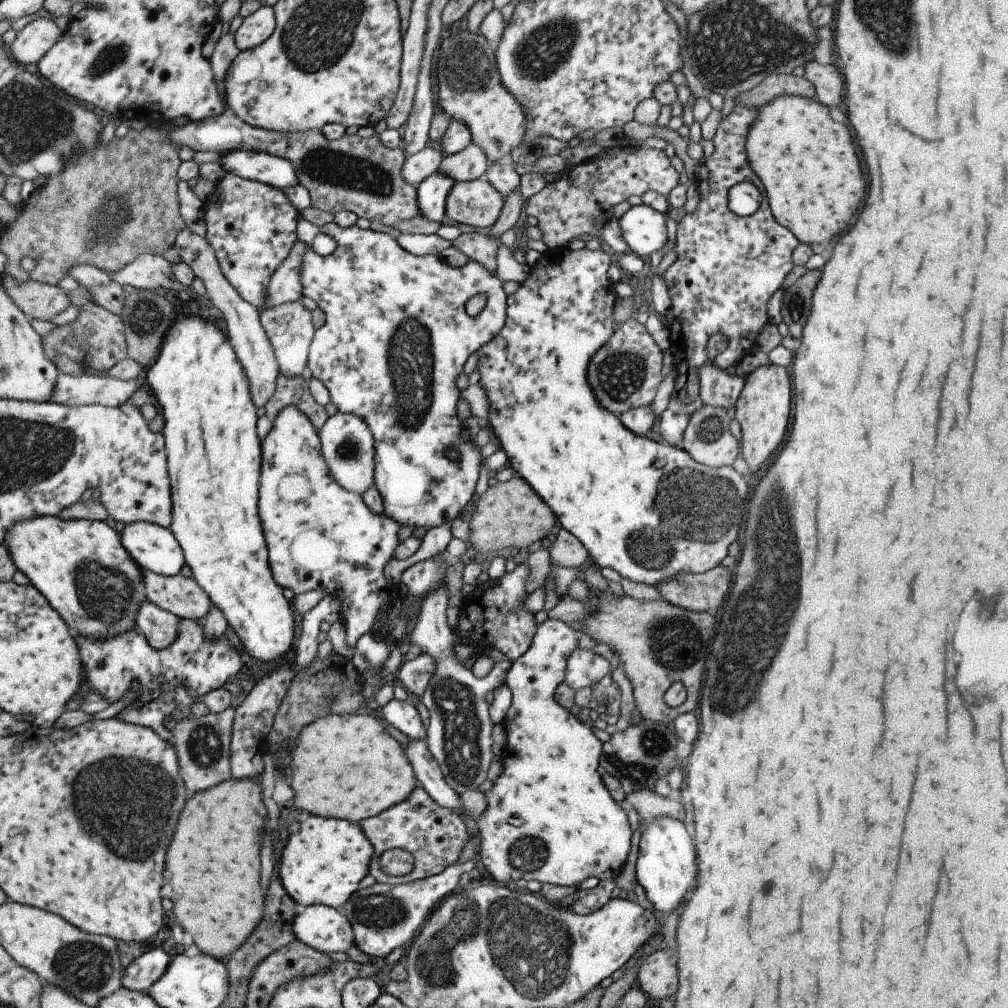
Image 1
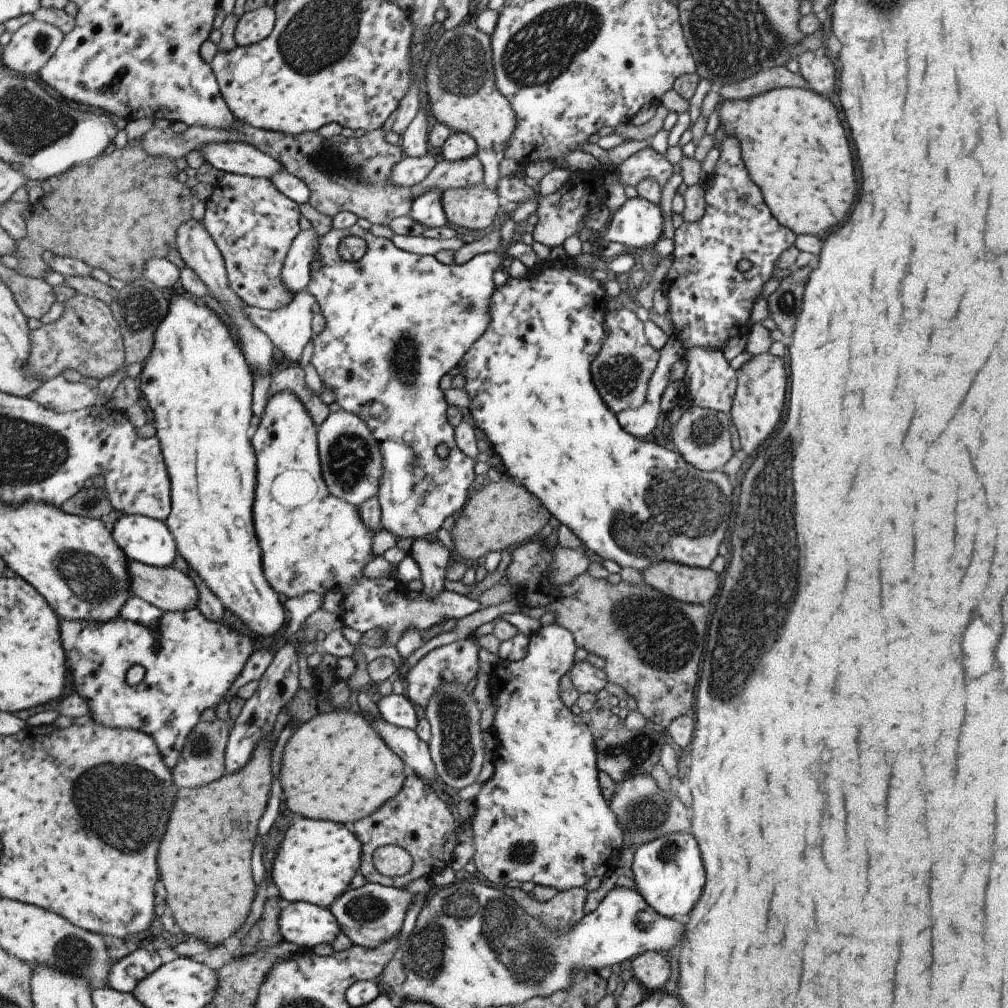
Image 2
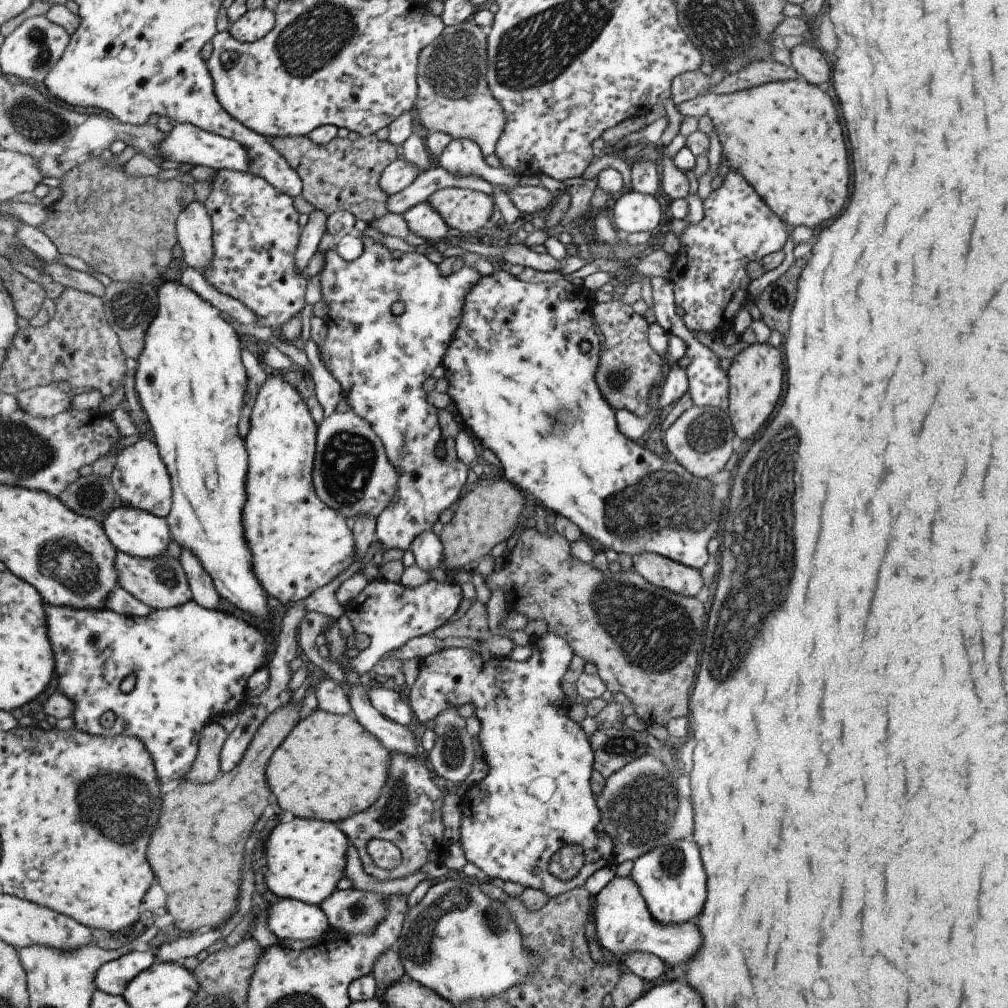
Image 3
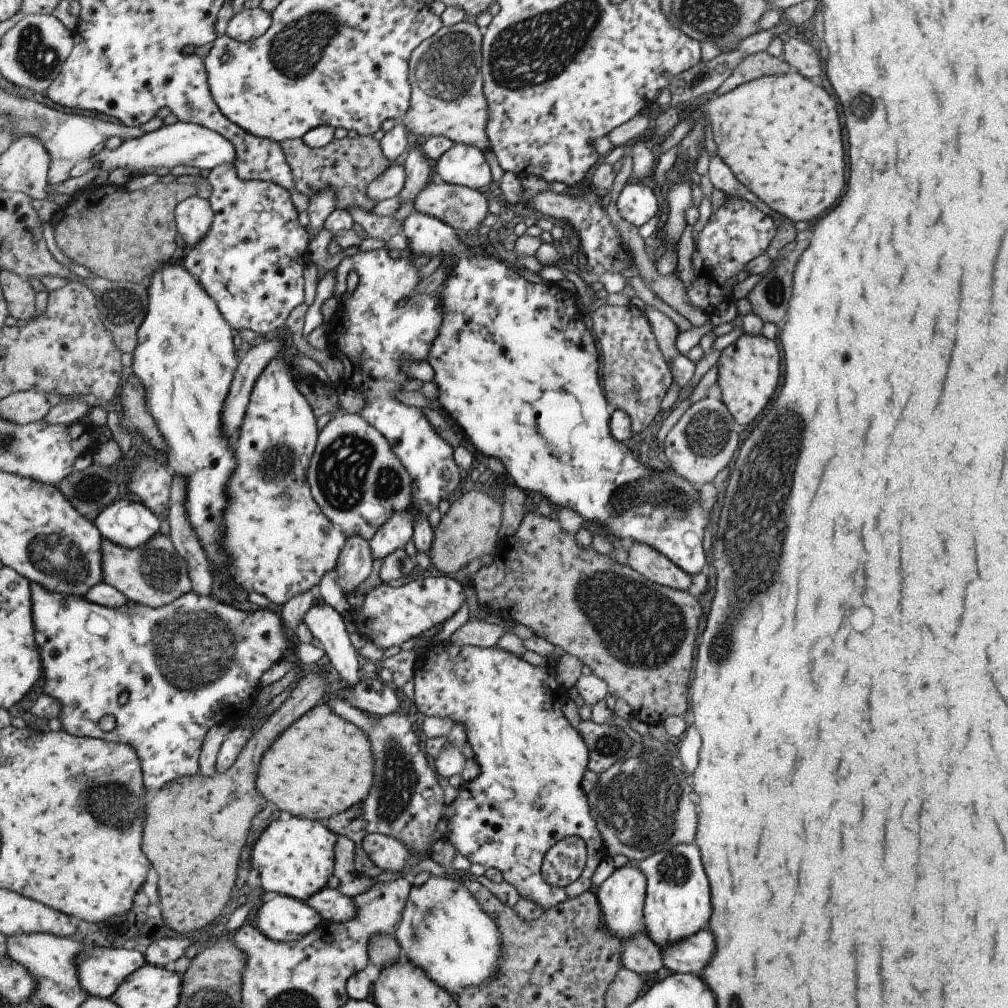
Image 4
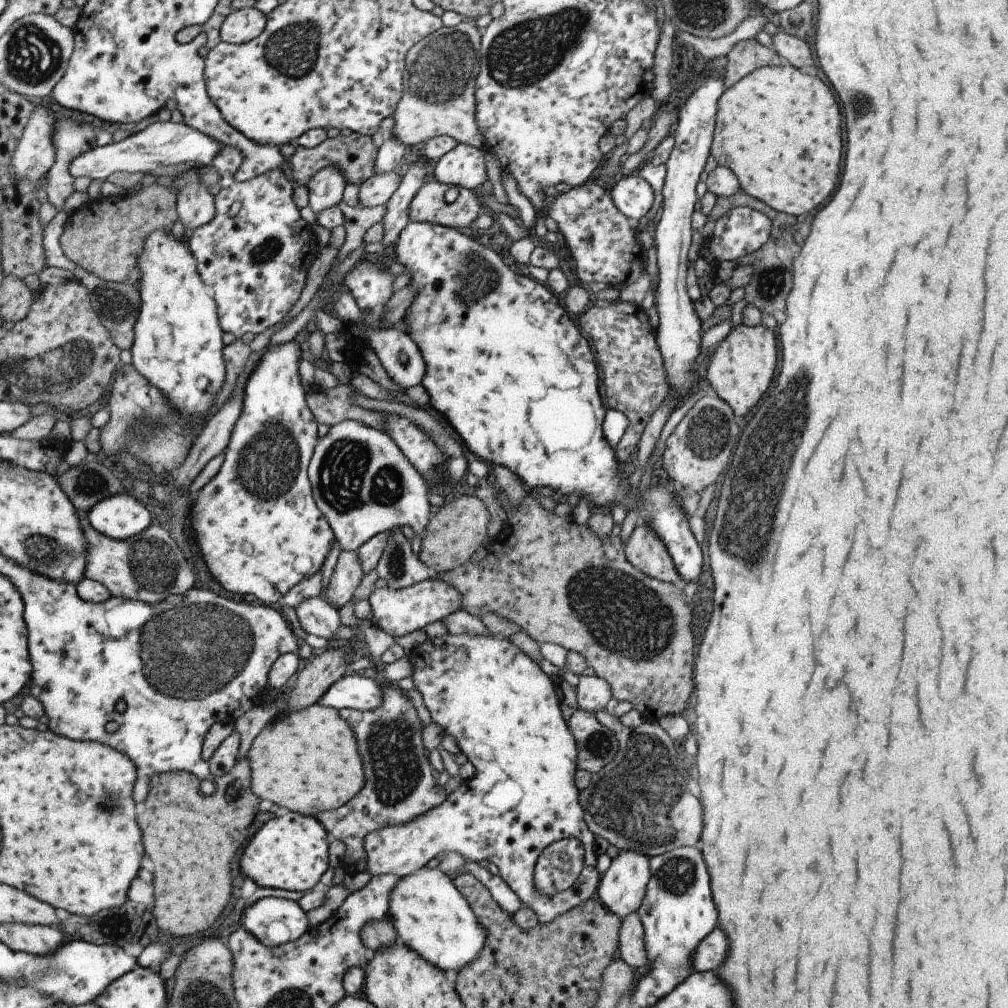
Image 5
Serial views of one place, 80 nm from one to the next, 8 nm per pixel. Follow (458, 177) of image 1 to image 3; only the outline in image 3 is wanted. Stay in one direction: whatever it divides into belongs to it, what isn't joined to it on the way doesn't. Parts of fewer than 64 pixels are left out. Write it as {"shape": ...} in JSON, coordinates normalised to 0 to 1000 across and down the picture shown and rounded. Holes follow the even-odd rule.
{"shape":[[[438,166],[416,172],[410,181],[383,198],[386,211],[399,213],[403,208],[422,200],[433,188],[441,186],[461,186],[481,191],[489,199],[488,185],[475,176],[453,176],[441,171]]]}

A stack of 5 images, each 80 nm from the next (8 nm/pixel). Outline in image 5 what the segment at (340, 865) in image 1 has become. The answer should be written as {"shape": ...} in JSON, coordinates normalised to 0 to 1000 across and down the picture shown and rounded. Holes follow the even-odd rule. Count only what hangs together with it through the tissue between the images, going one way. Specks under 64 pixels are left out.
{"shape":[[[284,805],[281,810],[262,815],[253,825],[237,849],[237,863],[261,881],[307,885],[326,859],[326,834],[324,825],[311,811]]]}

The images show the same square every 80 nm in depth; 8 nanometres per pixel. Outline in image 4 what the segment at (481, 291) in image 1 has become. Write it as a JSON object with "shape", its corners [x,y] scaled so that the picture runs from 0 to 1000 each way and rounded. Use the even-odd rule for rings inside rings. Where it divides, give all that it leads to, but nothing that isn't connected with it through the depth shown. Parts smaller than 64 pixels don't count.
{"shape":[[[381,246],[360,248],[360,250],[353,248],[350,252],[339,251],[336,254],[337,258],[330,266],[331,284],[328,294],[335,299],[335,307],[326,320],[326,347],[340,364],[340,383],[350,386],[360,396],[361,402],[356,407],[355,412],[384,437],[388,448],[392,450],[392,454],[402,464],[402,468],[408,476],[408,490],[410,490],[410,500],[406,502],[408,506],[392,508],[386,516],[382,516],[372,526],[370,534],[364,537],[368,554],[370,556],[373,554],[380,555],[390,546],[402,544],[402,540],[409,536],[410,510],[418,508],[418,510],[422,510],[422,514],[425,514],[426,508],[434,505],[437,496],[443,496],[448,491],[456,476],[455,467],[457,468],[457,466],[449,456],[450,445],[439,435],[436,435],[433,426],[428,425],[428,421],[424,419],[424,415],[418,411],[416,405],[398,400],[390,391],[391,389],[402,388],[399,383],[404,375],[398,369],[400,349],[402,349],[402,353],[412,355],[412,357],[422,355],[428,339],[432,339],[432,333],[434,333],[436,323],[439,319],[439,296],[434,288],[424,290],[424,292],[414,290],[416,274],[414,274],[414,266],[410,264],[408,254],[389,258]],[[346,270],[350,270],[354,274],[352,286],[348,290],[344,290],[344,272]],[[398,296],[402,296],[402,302],[394,304],[394,300]]]}

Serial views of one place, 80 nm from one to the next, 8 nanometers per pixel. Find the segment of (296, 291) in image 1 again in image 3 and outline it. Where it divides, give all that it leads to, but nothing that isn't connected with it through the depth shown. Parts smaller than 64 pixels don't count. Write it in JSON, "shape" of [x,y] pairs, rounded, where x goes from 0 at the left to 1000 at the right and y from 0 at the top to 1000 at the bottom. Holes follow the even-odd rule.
{"shape":[[[311,207],[306,210],[305,220],[298,227],[298,235],[292,250],[294,267],[298,270],[303,266],[305,259],[315,246],[317,236],[323,230],[323,212],[318,207]]]}

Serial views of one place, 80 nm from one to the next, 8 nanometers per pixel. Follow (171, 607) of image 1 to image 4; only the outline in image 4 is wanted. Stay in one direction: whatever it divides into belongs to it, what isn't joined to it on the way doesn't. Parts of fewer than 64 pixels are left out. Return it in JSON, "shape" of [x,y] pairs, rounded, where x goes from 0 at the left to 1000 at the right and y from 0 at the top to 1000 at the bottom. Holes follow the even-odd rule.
{"shape":[[[154,530],[154,534],[142,540],[140,545],[124,546],[103,535],[98,544],[102,550],[102,554],[98,556],[98,563],[102,565],[102,578],[124,589],[132,598],[160,603],[188,586],[185,559],[178,553],[168,534],[162,530]]]}

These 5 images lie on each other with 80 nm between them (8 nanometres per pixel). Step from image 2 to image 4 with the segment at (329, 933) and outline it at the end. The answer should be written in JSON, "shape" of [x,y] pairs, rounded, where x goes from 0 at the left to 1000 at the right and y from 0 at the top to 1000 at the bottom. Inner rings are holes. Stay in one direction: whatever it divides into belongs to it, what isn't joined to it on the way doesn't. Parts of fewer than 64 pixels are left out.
{"shape":[[[267,889],[252,902],[253,921],[270,935],[295,934],[316,919],[318,909],[287,889]]]}

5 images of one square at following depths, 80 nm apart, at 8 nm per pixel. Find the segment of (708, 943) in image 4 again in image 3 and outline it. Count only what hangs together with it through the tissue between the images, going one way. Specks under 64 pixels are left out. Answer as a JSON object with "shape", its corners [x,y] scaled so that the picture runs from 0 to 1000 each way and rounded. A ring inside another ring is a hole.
{"shape":[[[610,868],[589,888],[589,893],[590,934],[599,946],[608,946],[616,952],[623,944],[638,943],[655,950],[664,962],[672,956],[680,958],[695,938],[693,923],[686,914],[668,919],[652,917],[643,906],[634,880],[625,868]]]}

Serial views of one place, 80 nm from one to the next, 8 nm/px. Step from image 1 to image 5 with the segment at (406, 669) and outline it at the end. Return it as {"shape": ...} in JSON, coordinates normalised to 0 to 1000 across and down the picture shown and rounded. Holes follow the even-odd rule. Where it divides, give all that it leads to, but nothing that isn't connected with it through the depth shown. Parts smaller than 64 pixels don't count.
{"shape":[[[443,628],[439,629],[439,631],[432,631],[431,633],[424,632],[421,637],[418,637],[416,641],[412,641],[412,643],[408,645],[407,649],[404,650],[404,654],[410,662],[410,668],[408,669],[410,681],[412,681],[412,684],[416,687],[416,689],[418,689],[428,715],[434,718],[436,722],[439,722],[440,728],[447,728],[447,730],[451,732],[451,738],[455,740],[456,747],[459,748],[463,755],[465,755],[465,758],[469,760],[471,767],[467,773],[458,775],[453,784],[444,788],[443,792],[441,792],[436,800],[432,800],[432,802],[420,806],[418,810],[408,812],[408,815],[394,817],[394,819],[382,819],[382,821],[376,821],[375,823],[370,823],[368,826],[365,826],[360,831],[362,866],[369,870],[388,867],[393,871],[400,871],[406,869],[406,867],[410,867],[410,865],[414,865],[414,863],[420,862],[426,853],[438,848],[438,845],[451,845],[464,854],[471,856],[482,853],[493,860],[495,863],[494,869],[509,883],[509,886],[515,891],[515,894],[520,899],[529,903],[533,909],[534,917],[545,917],[547,913],[551,913],[553,909],[561,907],[563,903],[574,899],[576,895],[580,895],[580,893],[584,891],[589,891],[596,869],[591,863],[592,848],[588,842],[588,827],[586,823],[582,821],[582,817],[580,817],[580,813],[578,813],[578,800],[574,800],[574,784],[569,776],[569,768],[570,764],[572,764],[572,760],[570,760],[570,750],[572,750],[570,732],[566,730],[564,722],[563,722],[559,715],[555,702],[557,697],[552,684],[552,677],[539,669],[534,659],[531,658],[530,655],[523,653],[523,651],[517,647],[516,643],[509,641],[503,633],[486,628],[481,629],[481,631],[473,631],[473,629],[453,629],[453,631],[449,631]],[[561,831],[570,831],[570,833],[576,835],[579,846],[577,866],[571,872],[571,875],[565,881],[563,881],[563,883],[553,885],[552,887],[545,887],[545,889],[535,887],[535,885],[531,883],[531,879],[529,879],[529,859],[531,859],[531,853],[535,851],[535,847],[537,847],[539,841],[542,841],[545,837],[553,833]]]}

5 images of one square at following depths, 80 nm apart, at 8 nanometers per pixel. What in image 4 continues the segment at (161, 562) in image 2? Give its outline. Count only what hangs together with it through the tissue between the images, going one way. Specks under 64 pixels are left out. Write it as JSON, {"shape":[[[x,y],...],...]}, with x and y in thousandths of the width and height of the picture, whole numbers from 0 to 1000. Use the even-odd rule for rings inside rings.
{"shape":[[[114,496],[92,511],[92,520],[101,535],[124,546],[140,545],[158,530],[158,516],[142,500]]]}

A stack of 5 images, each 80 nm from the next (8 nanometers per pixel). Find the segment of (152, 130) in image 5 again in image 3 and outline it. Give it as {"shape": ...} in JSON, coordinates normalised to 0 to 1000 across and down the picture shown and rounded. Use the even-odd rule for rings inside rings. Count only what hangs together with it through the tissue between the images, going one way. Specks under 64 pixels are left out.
{"shape":[[[183,121],[174,122],[169,130],[153,145],[153,149],[159,154],[159,159],[172,159],[181,165],[205,165],[211,169],[227,168],[237,171],[244,171],[248,160],[245,157],[244,149],[231,138],[202,130],[192,123]]]}

